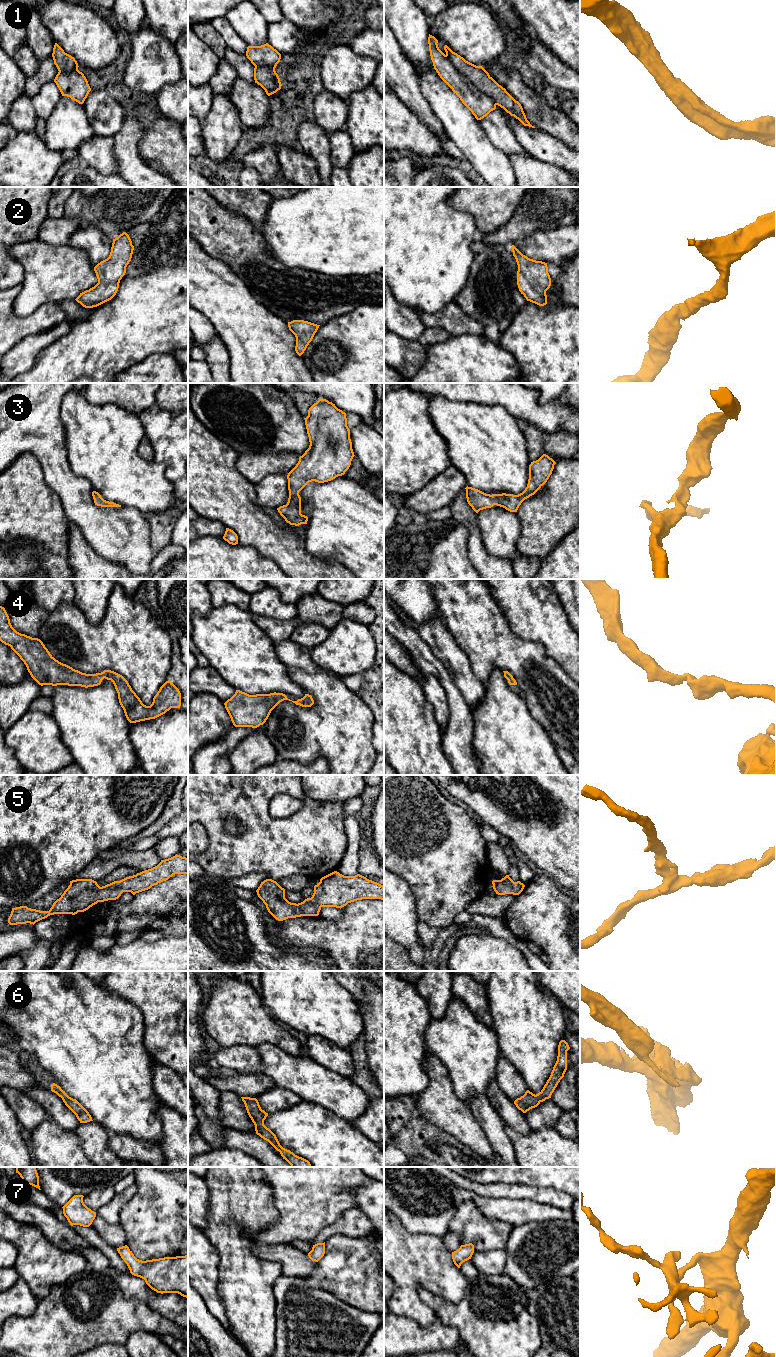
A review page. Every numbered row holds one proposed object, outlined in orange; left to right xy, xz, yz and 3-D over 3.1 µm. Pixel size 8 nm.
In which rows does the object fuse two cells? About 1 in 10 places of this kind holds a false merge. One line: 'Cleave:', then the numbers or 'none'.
Cleave: none

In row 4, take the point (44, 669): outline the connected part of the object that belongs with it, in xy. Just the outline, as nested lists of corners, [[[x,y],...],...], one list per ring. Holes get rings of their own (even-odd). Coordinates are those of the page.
[[[0,606],[0,641],[11,647],[24,662],[31,677],[41,686],[68,685],[88,688],[100,685],[104,678],[111,680],[118,693],[119,703],[130,723],[155,719],[171,708],[181,706],[181,693],[169,680],[160,687],[152,704],[146,706],[122,675],[111,670],[86,674],[59,662],[40,639],[17,632],[2,606]]]

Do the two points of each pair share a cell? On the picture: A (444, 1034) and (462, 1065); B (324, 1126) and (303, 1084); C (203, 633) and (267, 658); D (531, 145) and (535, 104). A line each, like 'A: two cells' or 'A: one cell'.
A: one cell
B: two cells
C: one cell
D: one cell

